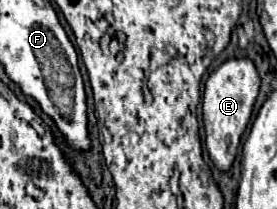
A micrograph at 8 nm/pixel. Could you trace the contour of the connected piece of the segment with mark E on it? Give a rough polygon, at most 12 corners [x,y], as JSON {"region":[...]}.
{"region":[[249,57],[223,61],[205,81],[203,127],[227,171],[259,95]]}

